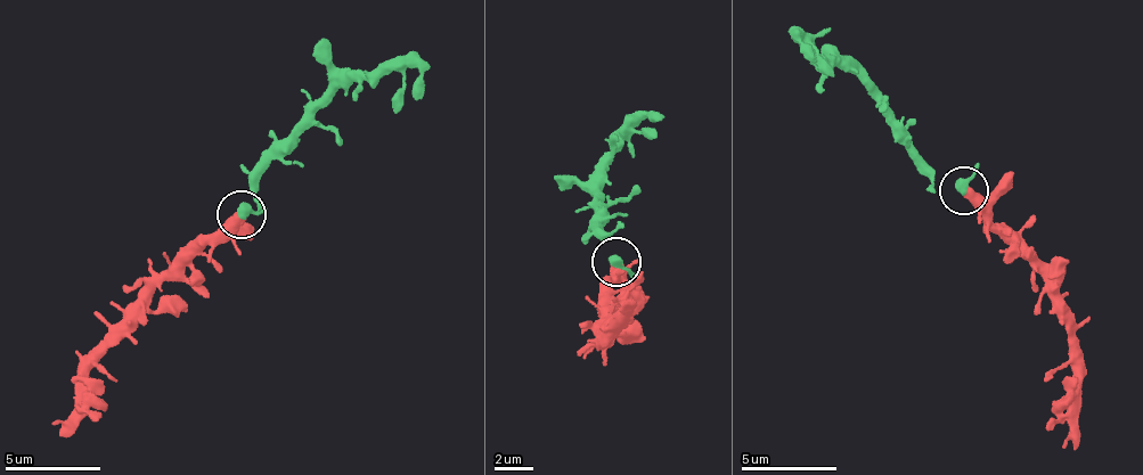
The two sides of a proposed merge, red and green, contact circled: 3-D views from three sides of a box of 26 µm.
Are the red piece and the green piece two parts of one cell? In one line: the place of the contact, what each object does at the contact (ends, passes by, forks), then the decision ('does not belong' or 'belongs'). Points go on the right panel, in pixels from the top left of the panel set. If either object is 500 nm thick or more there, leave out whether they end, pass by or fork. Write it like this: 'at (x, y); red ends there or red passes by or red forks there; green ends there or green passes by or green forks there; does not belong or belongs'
at (964, 190); belongs

